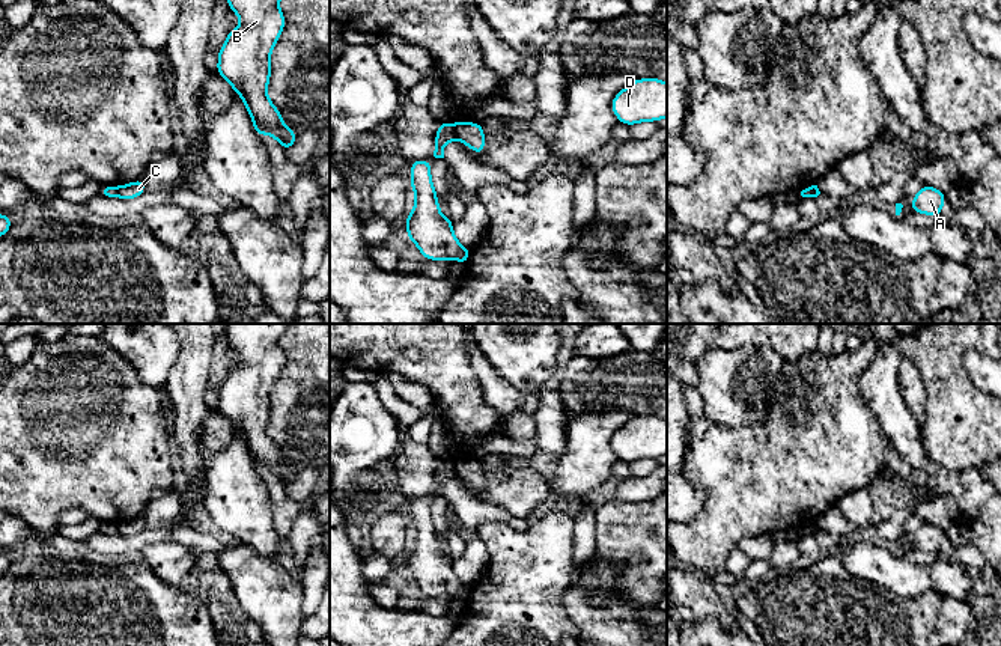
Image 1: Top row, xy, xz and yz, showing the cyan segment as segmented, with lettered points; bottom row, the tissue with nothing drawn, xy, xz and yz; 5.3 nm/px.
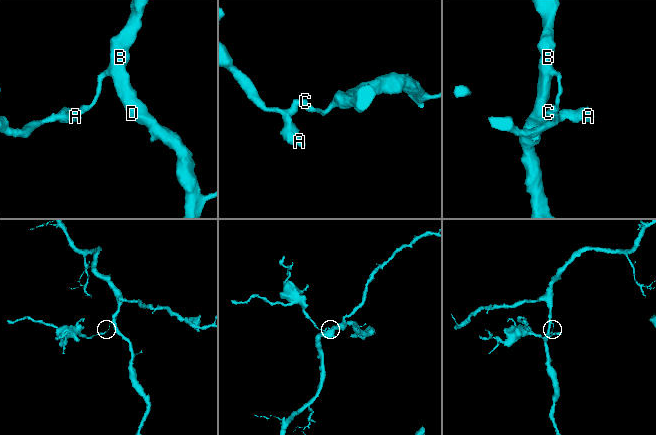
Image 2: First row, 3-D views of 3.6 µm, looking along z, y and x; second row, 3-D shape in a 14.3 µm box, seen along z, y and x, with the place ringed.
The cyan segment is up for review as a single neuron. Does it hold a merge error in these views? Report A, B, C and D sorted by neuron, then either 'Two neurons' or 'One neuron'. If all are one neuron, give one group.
Groups: A / B C D. Two neurons

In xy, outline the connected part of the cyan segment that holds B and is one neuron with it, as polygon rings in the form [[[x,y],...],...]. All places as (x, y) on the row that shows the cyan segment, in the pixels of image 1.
[[[280,0],[226,2],[242,24],[227,32],[227,39],[217,53],[215,72],[241,95],[256,134],[269,134],[289,151],[298,134],[284,125],[280,110],[266,95],[271,78],[269,56],[286,24],[286,17],[278,9]]]

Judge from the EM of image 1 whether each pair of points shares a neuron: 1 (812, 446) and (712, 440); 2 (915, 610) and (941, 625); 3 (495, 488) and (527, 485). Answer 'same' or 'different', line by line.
1: same
2: same
3: same

